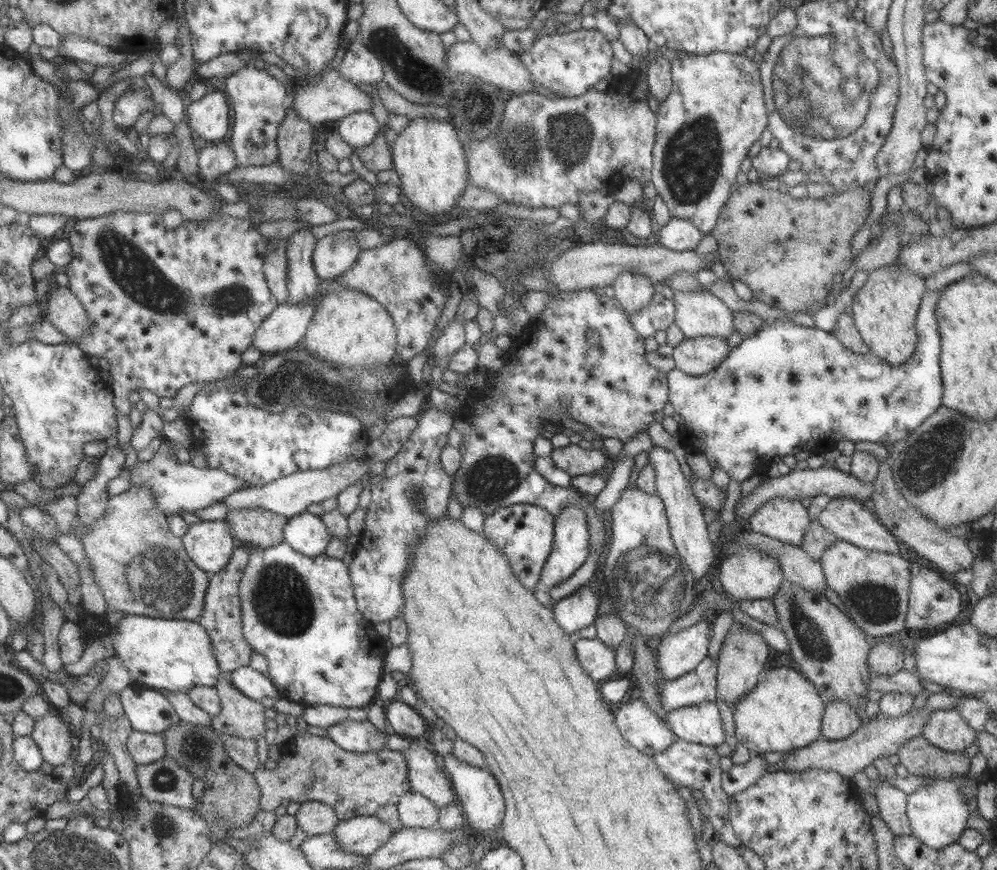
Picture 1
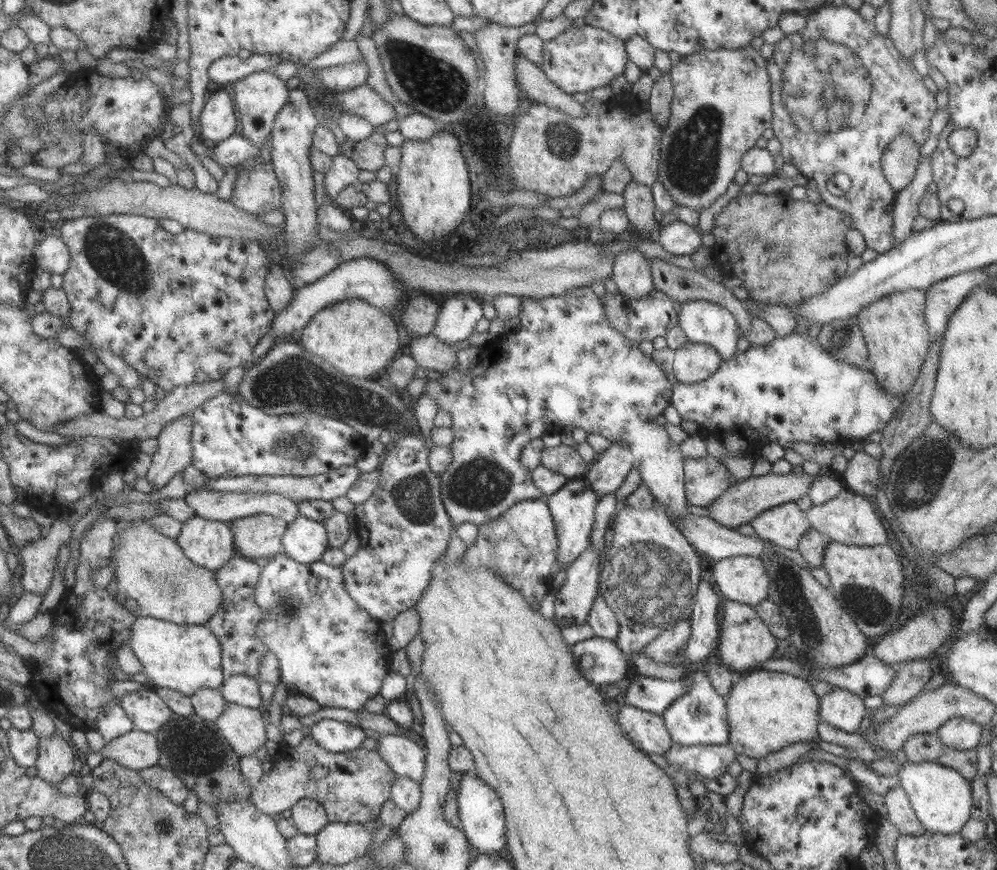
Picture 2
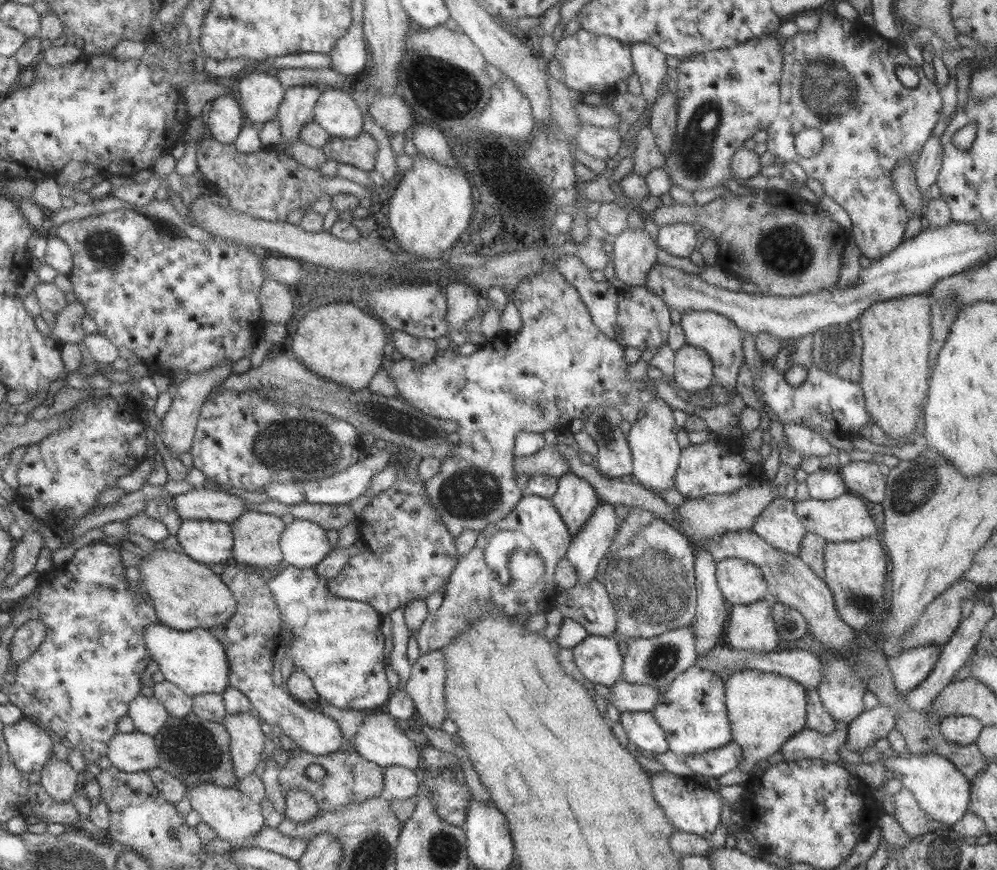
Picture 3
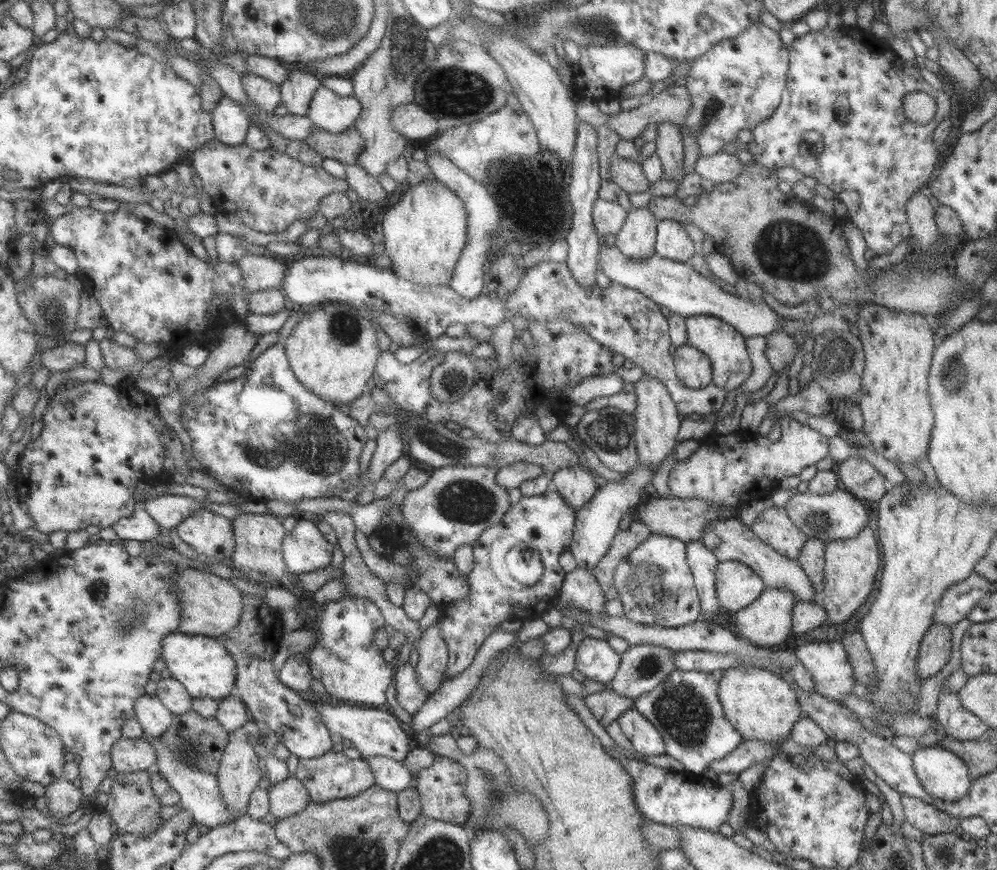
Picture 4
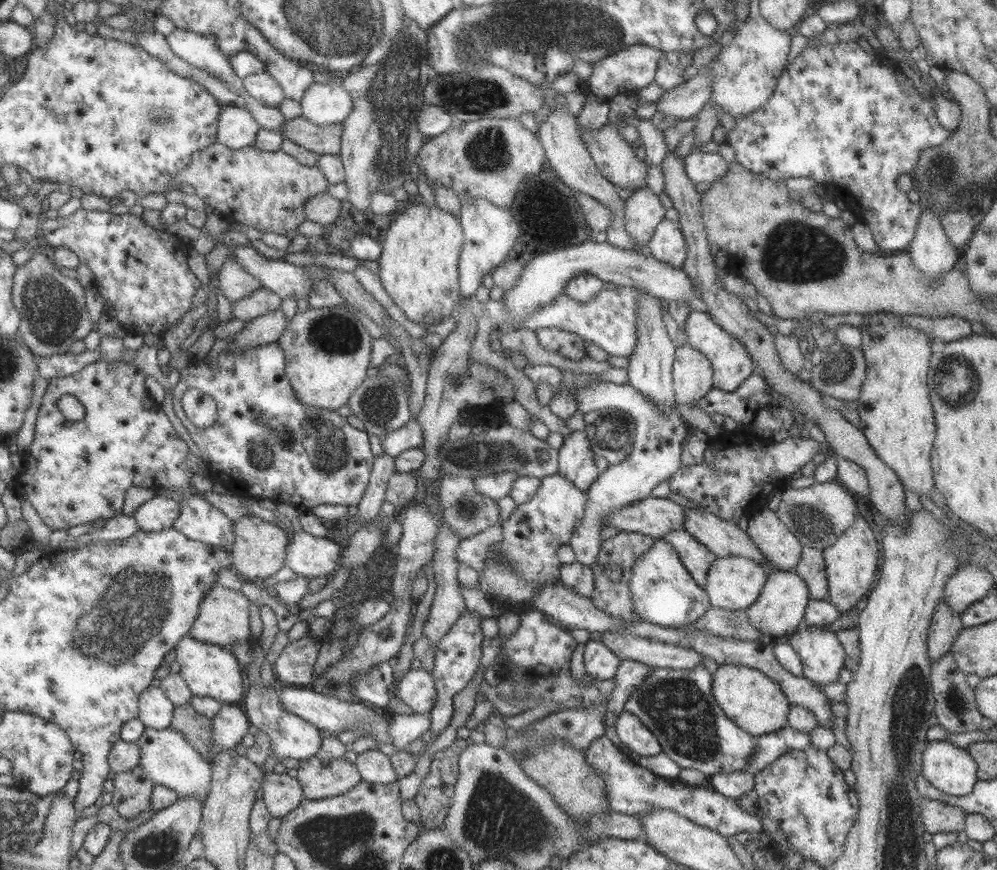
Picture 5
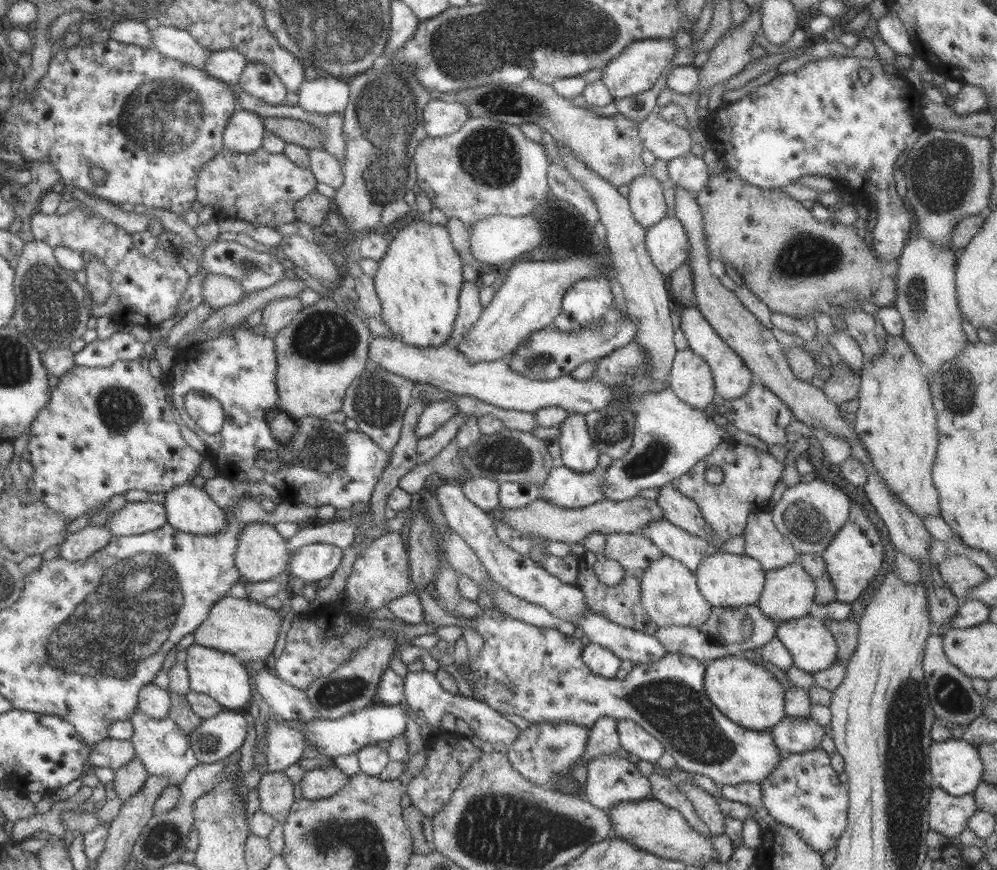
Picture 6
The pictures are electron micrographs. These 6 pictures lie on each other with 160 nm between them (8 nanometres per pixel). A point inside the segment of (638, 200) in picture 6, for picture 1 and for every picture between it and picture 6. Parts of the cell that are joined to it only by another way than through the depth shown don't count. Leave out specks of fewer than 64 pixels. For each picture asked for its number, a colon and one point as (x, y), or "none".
1: (633, 292)
2: (631, 270)
3: (634, 252)
4: (636, 238)
5: (642, 212)

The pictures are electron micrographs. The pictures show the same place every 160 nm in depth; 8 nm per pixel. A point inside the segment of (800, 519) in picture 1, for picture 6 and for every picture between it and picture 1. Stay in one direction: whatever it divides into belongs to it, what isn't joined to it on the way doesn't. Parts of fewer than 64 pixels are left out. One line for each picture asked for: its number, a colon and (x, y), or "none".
2: (783, 525)
3: (777, 525)
4: (772, 526)
5: (781, 550)
6: (762, 541)

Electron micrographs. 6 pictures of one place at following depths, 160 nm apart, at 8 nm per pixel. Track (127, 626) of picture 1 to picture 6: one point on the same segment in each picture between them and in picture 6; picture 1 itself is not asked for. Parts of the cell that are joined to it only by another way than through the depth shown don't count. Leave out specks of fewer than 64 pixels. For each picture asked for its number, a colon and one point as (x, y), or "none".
2: (184, 658)
3: (194, 660)
4: (201, 664)
5: (211, 670)
6: (217, 674)

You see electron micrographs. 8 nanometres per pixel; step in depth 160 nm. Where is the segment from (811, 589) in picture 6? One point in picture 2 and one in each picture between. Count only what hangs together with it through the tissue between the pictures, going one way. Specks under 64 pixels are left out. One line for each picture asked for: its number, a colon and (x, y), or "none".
2: (744, 642)
3: (751, 628)
4: (766, 622)
5: (779, 609)

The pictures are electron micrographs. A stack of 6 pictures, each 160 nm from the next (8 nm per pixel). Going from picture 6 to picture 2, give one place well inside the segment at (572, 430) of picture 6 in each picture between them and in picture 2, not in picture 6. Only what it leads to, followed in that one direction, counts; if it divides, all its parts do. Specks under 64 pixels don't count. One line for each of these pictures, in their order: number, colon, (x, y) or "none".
2: (572, 507)
3: (574, 498)
4: (576, 485)
5: (576, 464)

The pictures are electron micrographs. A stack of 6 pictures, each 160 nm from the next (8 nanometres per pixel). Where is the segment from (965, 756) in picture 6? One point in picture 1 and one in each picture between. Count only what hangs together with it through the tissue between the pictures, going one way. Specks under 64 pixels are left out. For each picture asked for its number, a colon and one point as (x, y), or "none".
1: (937, 813)
2: (940, 797)
3: (941, 791)
4: (943, 775)
5: (948, 768)

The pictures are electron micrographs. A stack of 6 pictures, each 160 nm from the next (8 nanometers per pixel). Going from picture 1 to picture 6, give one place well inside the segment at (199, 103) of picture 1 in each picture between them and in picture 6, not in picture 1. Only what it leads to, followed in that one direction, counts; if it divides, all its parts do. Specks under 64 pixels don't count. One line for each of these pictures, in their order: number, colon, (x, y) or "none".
2: (217, 119)
3: (224, 120)
4: (230, 122)
5: (236, 128)
6: (243, 133)

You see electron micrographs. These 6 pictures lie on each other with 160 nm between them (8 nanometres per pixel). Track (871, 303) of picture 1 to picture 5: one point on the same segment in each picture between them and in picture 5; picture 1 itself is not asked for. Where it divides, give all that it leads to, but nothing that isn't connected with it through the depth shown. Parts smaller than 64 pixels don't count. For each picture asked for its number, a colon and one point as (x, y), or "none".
2: (896, 338)
3: (896, 334)
4: (897, 416)
5: (895, 413)

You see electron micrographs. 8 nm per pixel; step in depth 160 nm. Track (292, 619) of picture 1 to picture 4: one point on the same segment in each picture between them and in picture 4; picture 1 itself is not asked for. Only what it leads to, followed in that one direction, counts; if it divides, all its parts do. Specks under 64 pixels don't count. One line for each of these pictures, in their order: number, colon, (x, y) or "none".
2: (330, 650)
3: (337, 642)
4: (344, 660)

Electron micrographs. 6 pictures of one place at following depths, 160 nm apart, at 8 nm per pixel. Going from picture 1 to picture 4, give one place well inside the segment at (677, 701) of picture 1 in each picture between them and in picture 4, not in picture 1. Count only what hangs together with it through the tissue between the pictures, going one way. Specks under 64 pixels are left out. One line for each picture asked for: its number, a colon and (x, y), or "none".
2: (653, 695)
3: (625, 697)
4: (606, 706)

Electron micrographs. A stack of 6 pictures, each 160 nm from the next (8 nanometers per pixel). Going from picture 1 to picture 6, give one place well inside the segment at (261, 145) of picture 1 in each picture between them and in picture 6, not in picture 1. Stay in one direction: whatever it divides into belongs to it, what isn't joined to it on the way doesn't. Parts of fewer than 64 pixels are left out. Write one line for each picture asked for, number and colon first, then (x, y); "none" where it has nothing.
2: (258, 97)
3: (260, 94)
4: (265, 94)
5: (260, 85)
6: (256, 79)

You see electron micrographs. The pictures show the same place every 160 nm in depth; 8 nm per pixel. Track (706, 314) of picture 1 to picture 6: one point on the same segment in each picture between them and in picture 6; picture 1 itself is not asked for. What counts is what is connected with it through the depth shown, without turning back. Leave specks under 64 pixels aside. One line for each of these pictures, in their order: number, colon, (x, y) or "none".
2: (702, 322)
3: (722, 341)
4: (725, 347)
5: (731, 366)
6: (731, 378)

